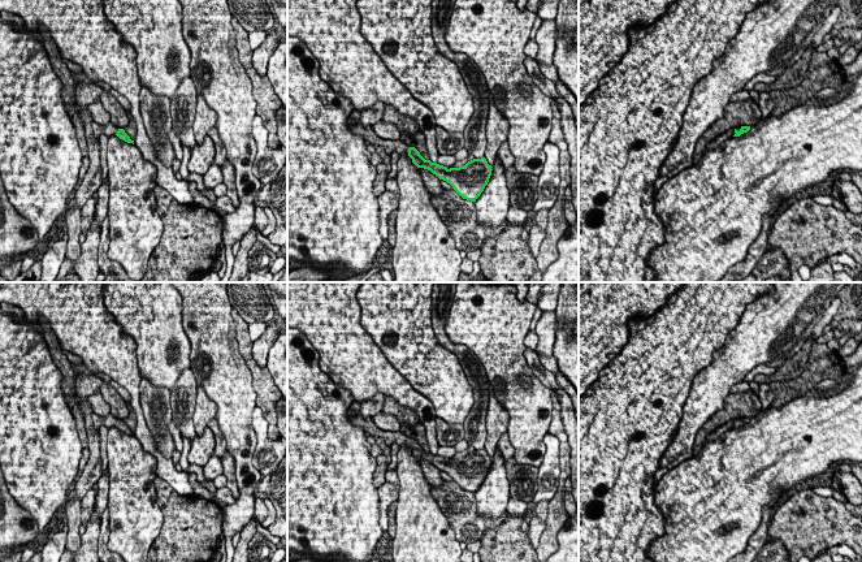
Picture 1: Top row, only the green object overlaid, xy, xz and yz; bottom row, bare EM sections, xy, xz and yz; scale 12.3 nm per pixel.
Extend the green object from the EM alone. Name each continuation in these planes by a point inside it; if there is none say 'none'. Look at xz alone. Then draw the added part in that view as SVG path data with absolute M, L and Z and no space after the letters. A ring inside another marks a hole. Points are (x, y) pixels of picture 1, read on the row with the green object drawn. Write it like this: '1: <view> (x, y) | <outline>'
1: xz (354, 122) | M354 109L347 118L348 130L352 134L361 135L367 143L373 144L374 147L382 147L384 151L391 155L394 151L400 155L408 155L410 146L403 140L390 140L380 138L372 127L364 126L360 120L360 111Z

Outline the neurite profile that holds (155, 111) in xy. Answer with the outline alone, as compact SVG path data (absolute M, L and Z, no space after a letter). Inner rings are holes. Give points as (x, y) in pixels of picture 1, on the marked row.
M143 86L139 92L139 111L159 161L172 168L176 152L169 139L172 130L170 99L156 96Z

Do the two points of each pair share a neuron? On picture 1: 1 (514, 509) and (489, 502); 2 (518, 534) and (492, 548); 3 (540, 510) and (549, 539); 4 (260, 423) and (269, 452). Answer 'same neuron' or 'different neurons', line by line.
1: different neurons
2: same neuron
3: different neurons
4: same neuron

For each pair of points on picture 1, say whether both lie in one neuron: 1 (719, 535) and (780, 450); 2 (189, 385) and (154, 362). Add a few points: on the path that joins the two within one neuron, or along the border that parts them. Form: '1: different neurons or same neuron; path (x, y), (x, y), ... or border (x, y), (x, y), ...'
1: same neuron; path (719, 514), (759, 471)
2: different neurons; border (189, 367), (182, 371), (170, 392)

